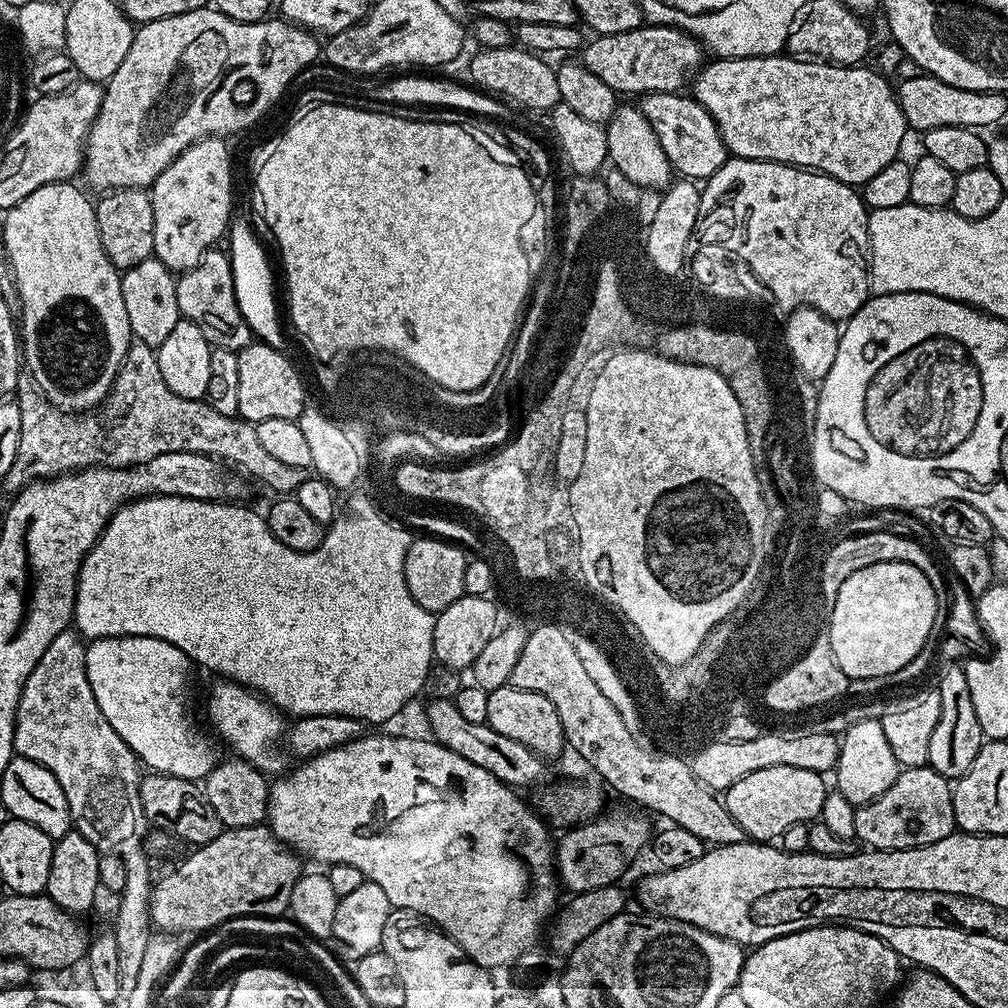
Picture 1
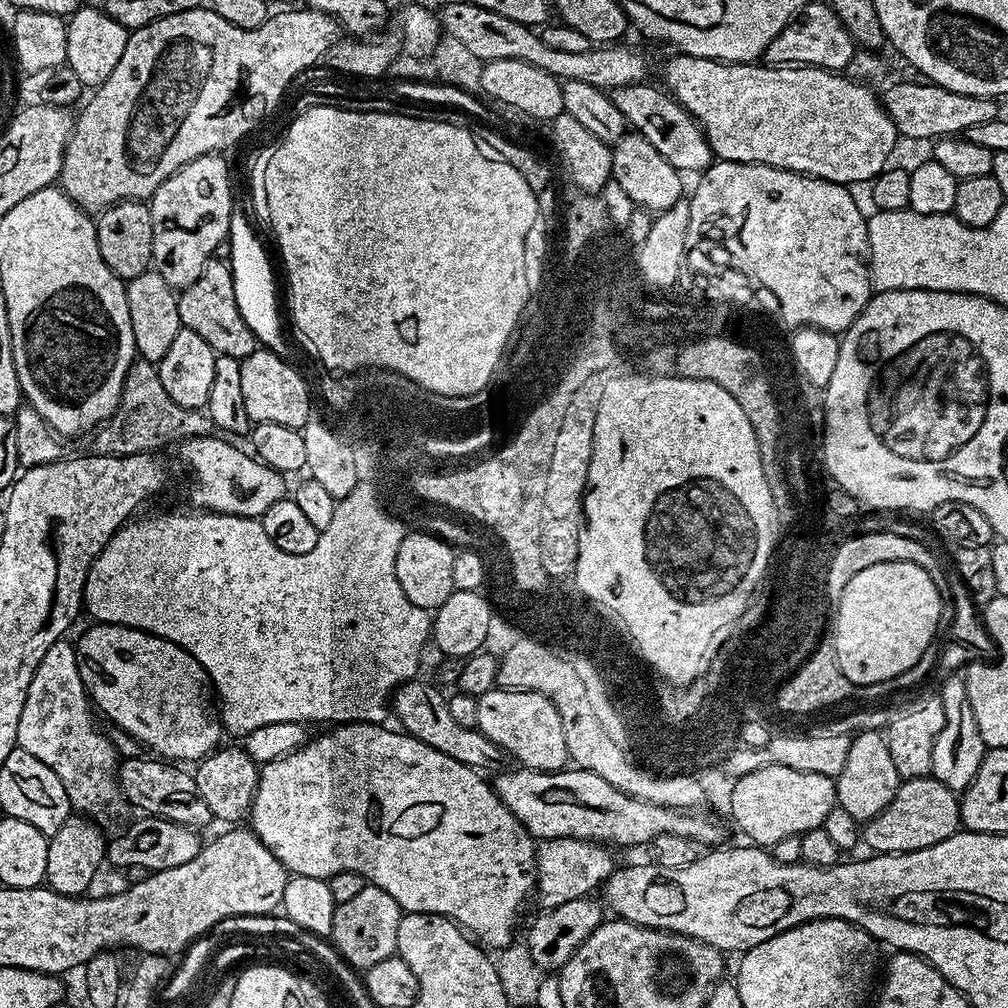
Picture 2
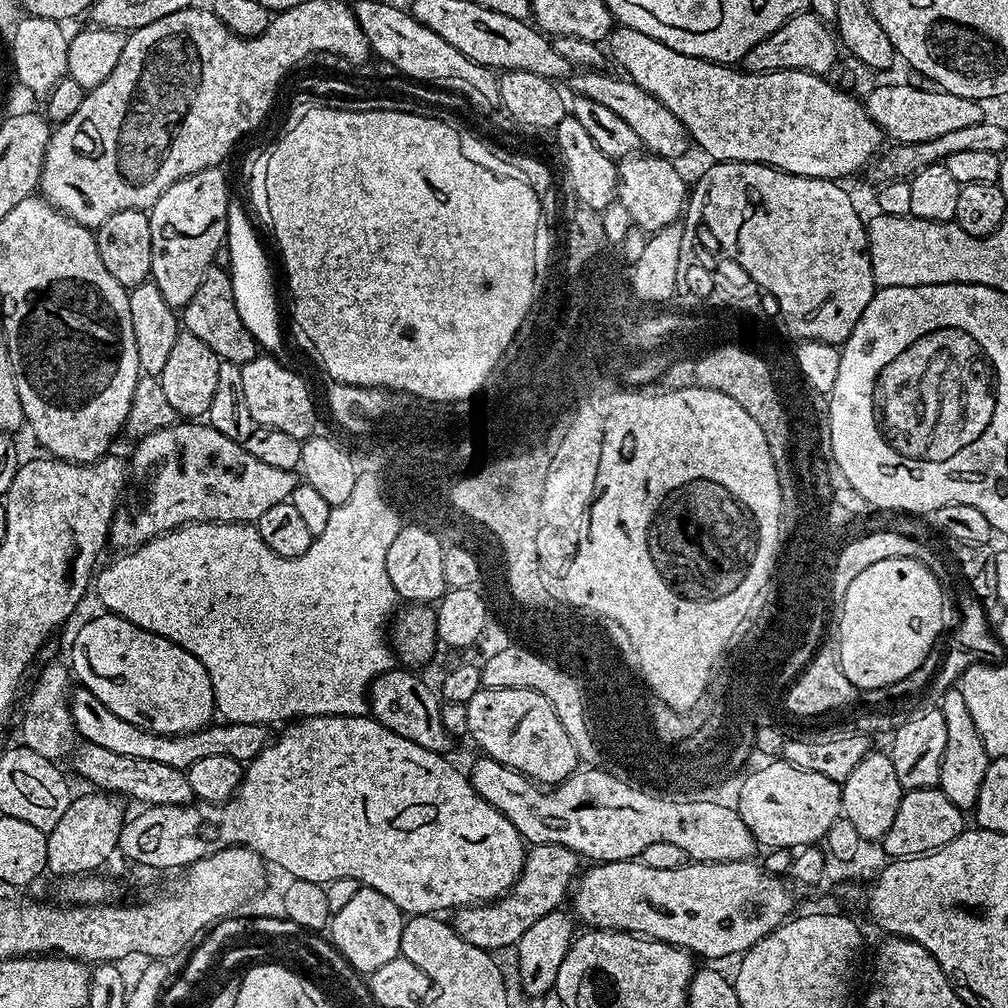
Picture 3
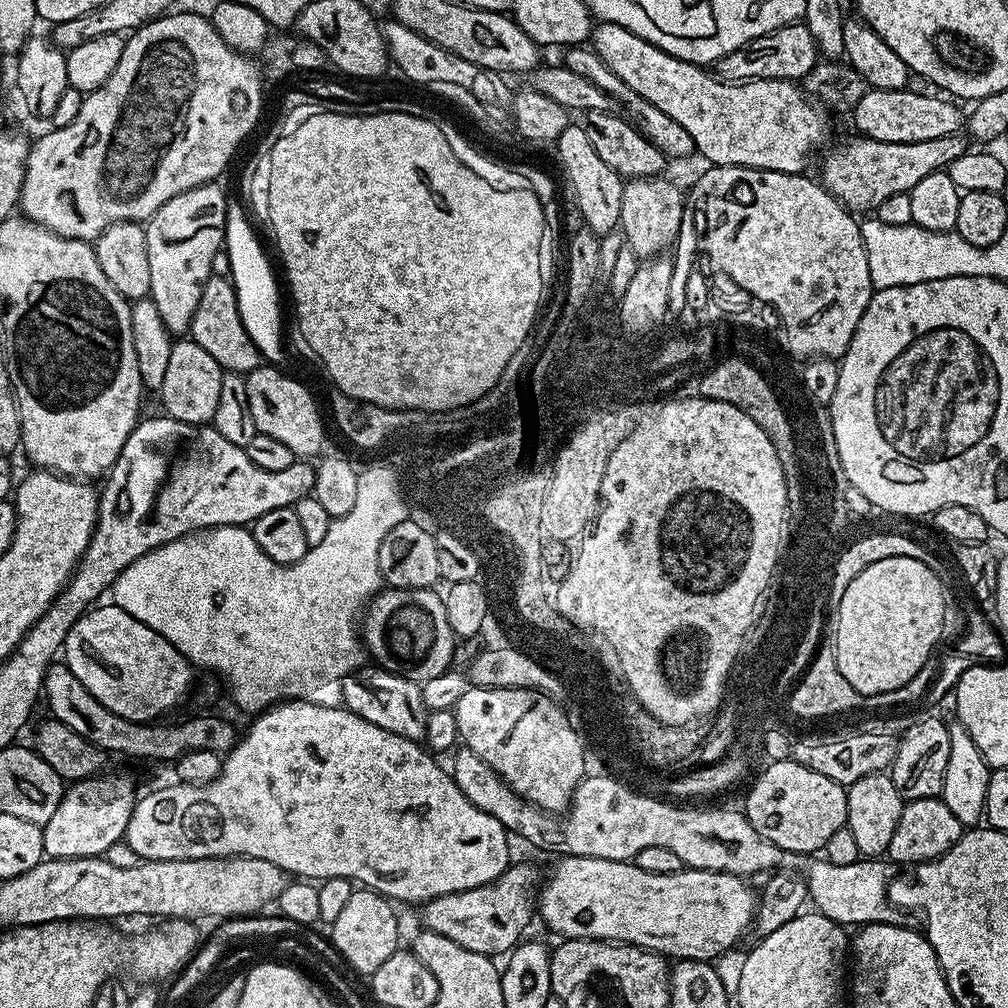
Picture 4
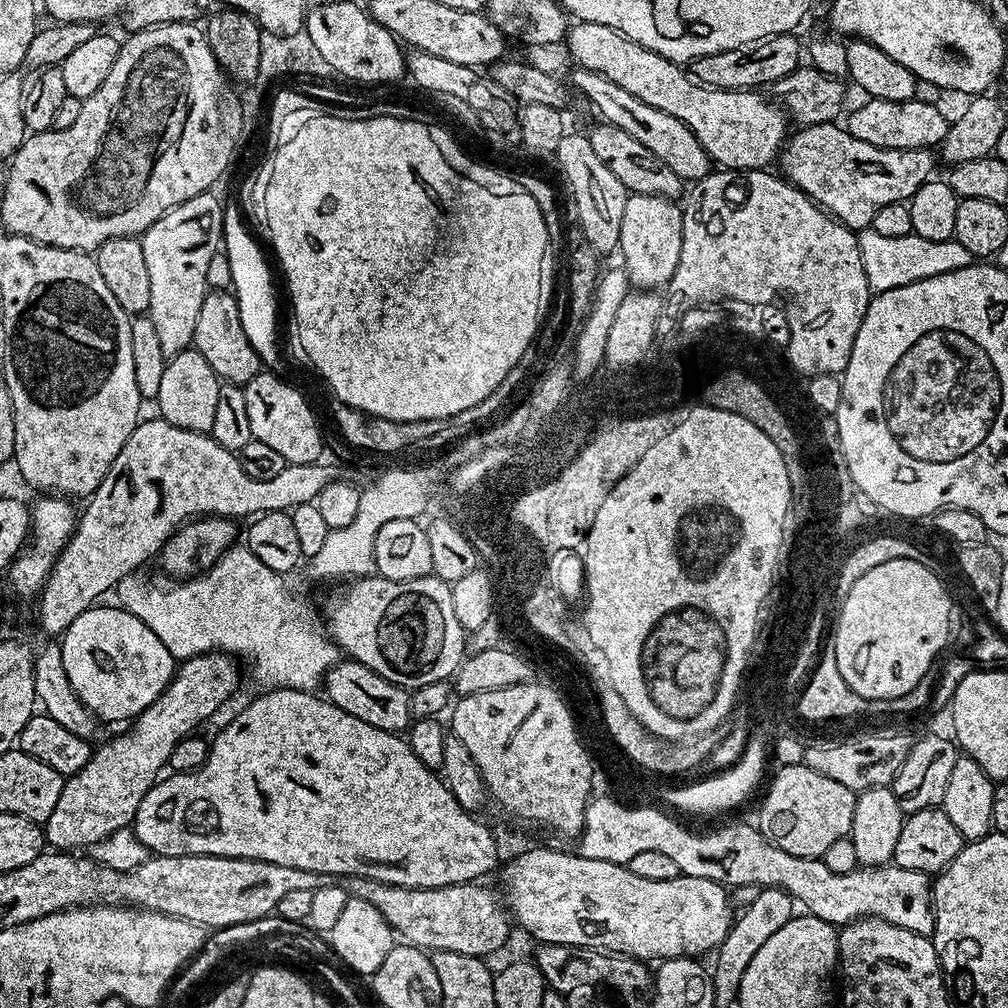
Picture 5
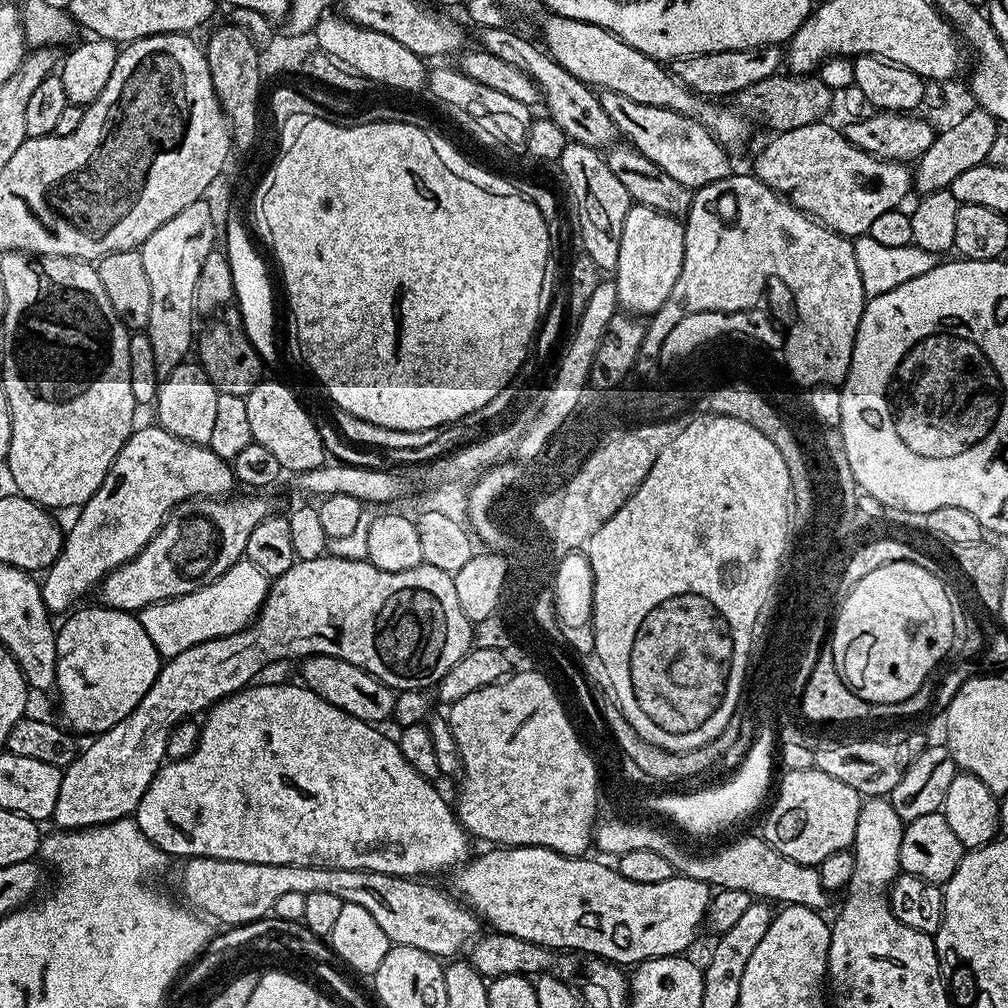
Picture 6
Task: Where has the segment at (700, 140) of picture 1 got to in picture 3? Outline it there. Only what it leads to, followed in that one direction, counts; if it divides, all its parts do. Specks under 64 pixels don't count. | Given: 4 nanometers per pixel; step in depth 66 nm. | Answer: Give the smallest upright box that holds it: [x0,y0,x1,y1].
[566,70,690,162]

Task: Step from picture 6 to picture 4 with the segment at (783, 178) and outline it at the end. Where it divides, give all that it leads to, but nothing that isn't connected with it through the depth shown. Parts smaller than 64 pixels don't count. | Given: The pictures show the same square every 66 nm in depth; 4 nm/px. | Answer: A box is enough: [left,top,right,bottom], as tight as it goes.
[819,134,970,214]

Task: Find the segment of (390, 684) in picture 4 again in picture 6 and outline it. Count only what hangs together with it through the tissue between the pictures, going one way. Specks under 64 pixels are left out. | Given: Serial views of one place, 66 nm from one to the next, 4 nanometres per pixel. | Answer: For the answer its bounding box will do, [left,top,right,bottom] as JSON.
[299,656,397,726]

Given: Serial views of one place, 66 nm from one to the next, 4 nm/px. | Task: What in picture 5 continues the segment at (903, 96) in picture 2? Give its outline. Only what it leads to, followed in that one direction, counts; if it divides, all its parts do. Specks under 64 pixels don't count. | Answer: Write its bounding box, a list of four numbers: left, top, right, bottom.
[846,98,950,150]

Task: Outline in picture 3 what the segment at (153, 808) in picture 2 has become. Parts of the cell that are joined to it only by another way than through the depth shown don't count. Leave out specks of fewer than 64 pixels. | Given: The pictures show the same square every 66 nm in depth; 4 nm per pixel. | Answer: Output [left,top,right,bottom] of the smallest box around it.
[71,742,194,806]

